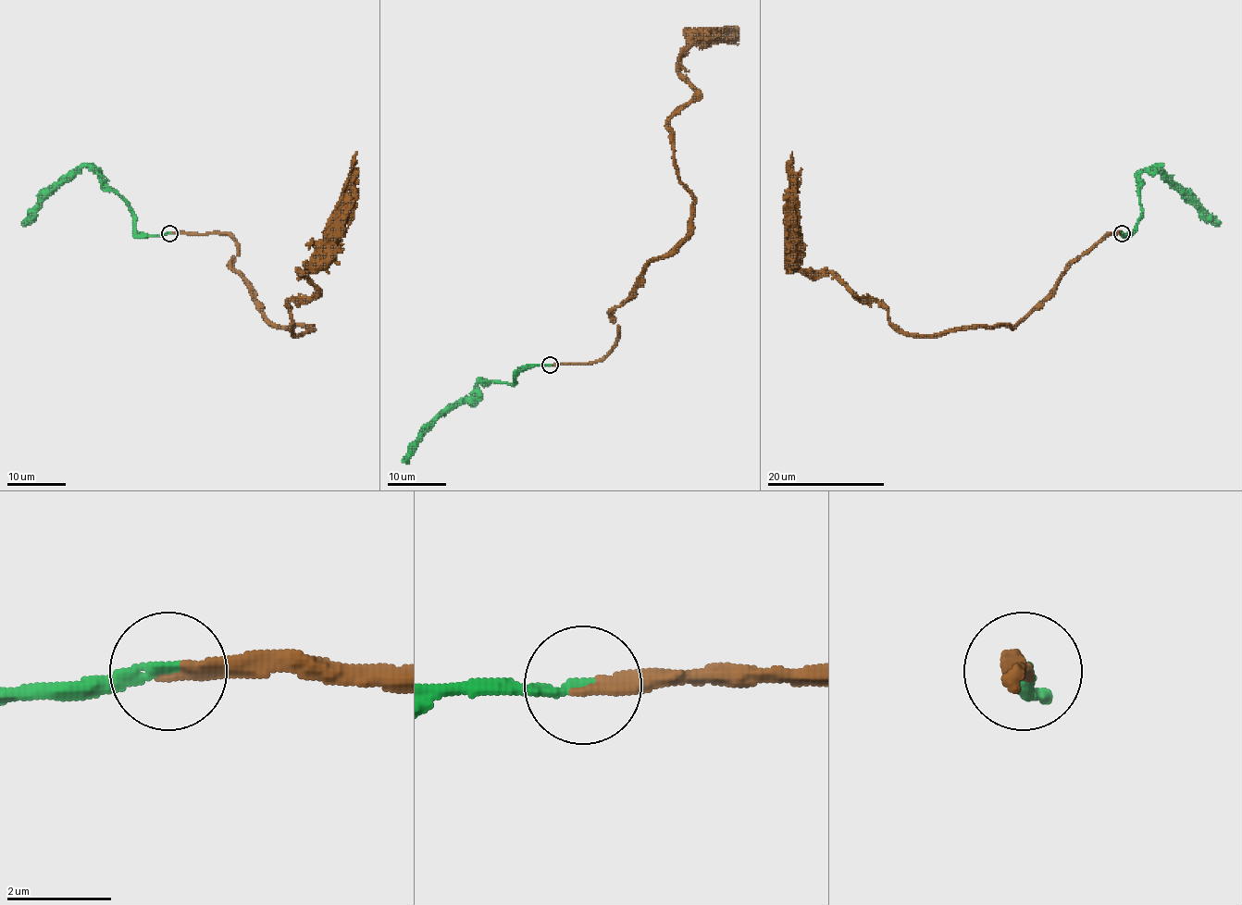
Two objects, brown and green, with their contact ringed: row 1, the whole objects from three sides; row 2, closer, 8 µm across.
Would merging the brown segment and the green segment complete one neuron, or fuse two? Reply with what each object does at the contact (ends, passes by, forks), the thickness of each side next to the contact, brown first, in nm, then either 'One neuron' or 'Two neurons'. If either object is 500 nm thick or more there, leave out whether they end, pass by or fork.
At the ring brown ends. At the ring green ends. Thickness 280 nm (brown) against 240 nm. One neuron

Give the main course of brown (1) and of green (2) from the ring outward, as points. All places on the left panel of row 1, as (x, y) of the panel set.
1: (169, 233), (227, 233), (260, 311), (300, 334), (290, 303), (316, 291), (298, 271), (356, 152)
2: (169, 233), (140, 235), (135, 230), (131, 208), (90, 166), (69, 173), (23, 226)

